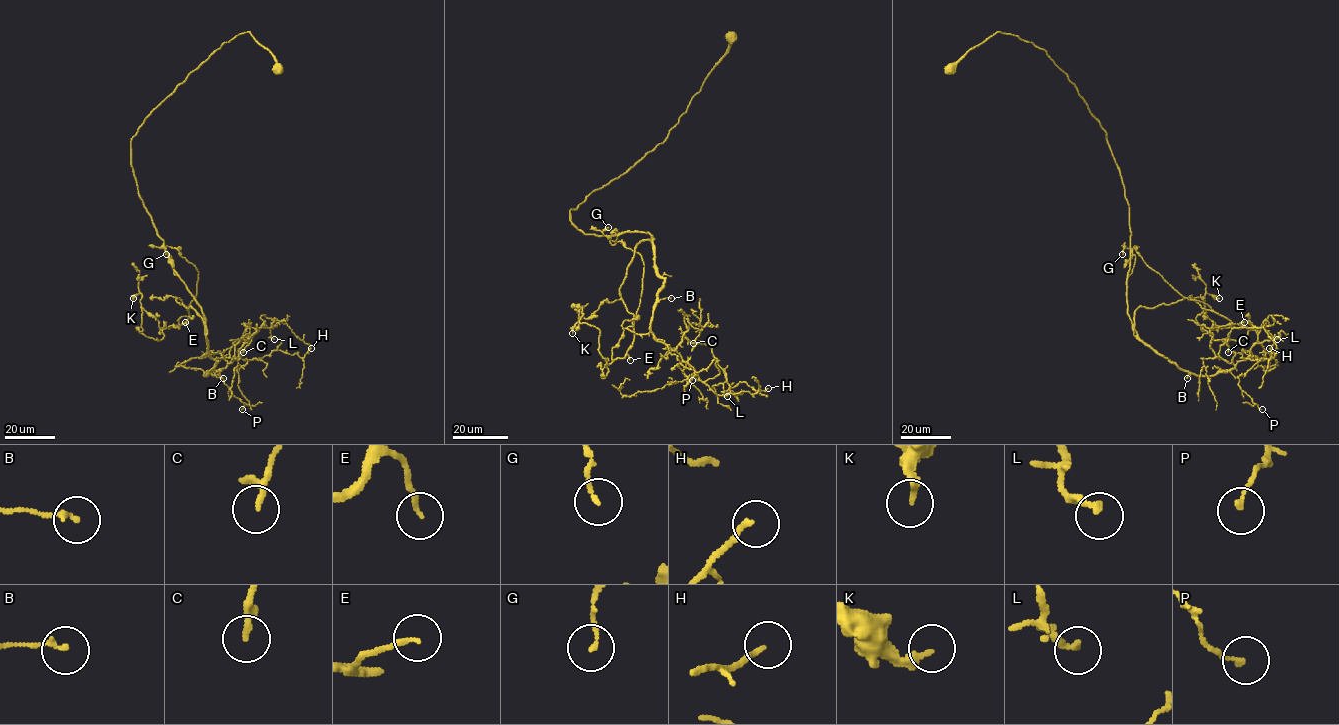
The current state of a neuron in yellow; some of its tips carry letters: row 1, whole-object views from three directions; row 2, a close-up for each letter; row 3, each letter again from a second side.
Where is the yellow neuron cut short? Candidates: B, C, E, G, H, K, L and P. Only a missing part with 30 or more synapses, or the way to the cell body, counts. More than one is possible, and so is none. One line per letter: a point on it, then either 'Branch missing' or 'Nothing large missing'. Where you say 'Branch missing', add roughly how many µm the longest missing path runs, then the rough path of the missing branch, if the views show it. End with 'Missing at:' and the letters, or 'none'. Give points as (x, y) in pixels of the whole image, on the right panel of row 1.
B: Place: (1187, 378). Nothing large missing
C: Place: (1228, 352). Nothing large missing
E: Place: (1244, 322). Nothing large missing
G: Place: (1122, 254). Nothing large missing
H: Place: (1269, 348). Nothing large missing
K: Place: (1219, 298). Nothing large missing
L: Place: (1277, 339). Nothing large missing
P: Place: (1262, 409). Nothing large missing
Missing at: none

